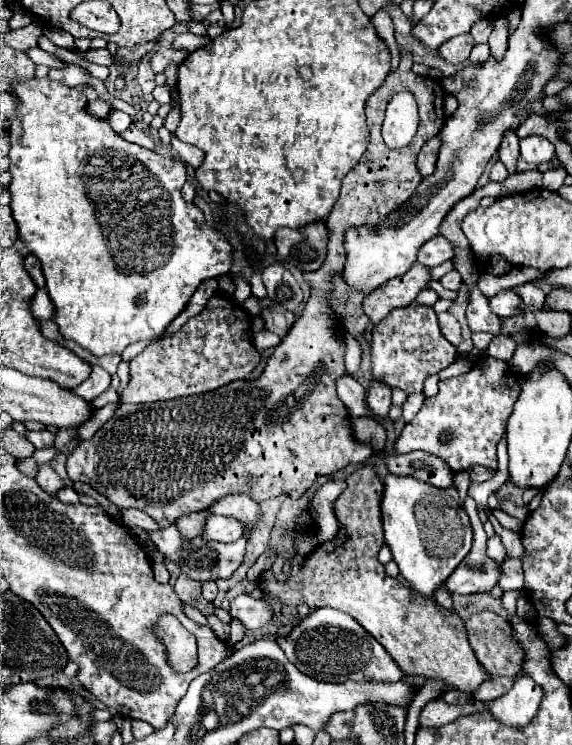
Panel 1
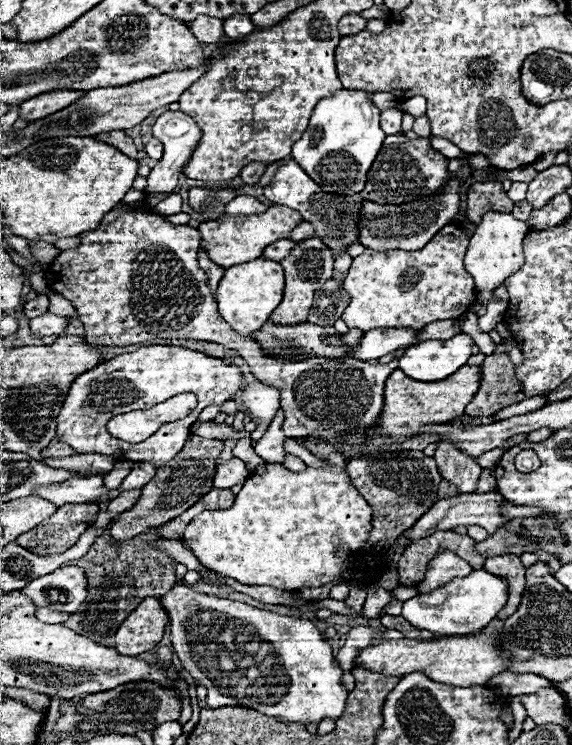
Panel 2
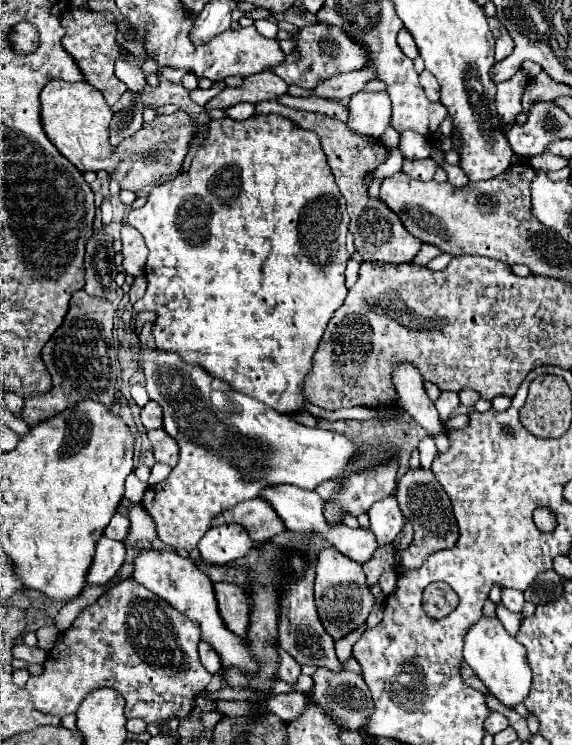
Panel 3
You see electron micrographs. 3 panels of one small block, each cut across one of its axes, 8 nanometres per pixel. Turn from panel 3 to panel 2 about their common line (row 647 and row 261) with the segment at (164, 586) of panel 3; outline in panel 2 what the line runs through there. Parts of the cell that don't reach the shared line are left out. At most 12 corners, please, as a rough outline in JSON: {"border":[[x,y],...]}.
{"border":[[286,206],[198,226],[208,258],[230,268],[288,238],[302,216]]}

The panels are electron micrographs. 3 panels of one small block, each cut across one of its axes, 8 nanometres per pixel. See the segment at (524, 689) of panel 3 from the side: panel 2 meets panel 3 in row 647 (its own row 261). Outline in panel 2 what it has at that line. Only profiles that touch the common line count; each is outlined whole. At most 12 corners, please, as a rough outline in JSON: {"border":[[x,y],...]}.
{"border":[[488,210],[464,266],[480,304],[522,266],[528,224]]}

